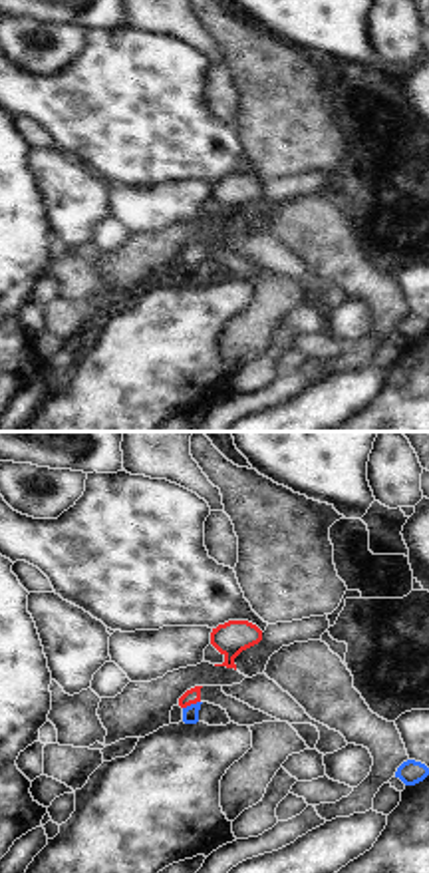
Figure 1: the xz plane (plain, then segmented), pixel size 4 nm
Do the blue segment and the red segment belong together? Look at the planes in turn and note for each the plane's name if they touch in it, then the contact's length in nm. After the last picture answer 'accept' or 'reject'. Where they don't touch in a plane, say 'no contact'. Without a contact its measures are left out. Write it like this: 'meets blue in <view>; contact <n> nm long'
meets blue in xz; contact 80 nm long

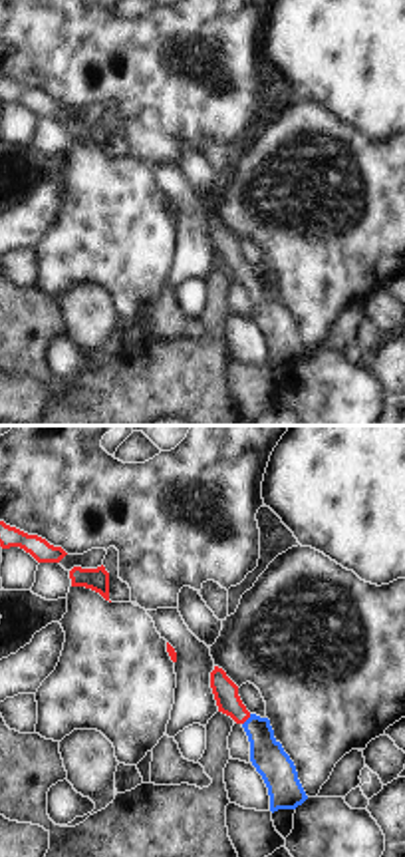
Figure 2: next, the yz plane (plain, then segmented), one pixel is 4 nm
meets blue in yz; contact 60 nm long

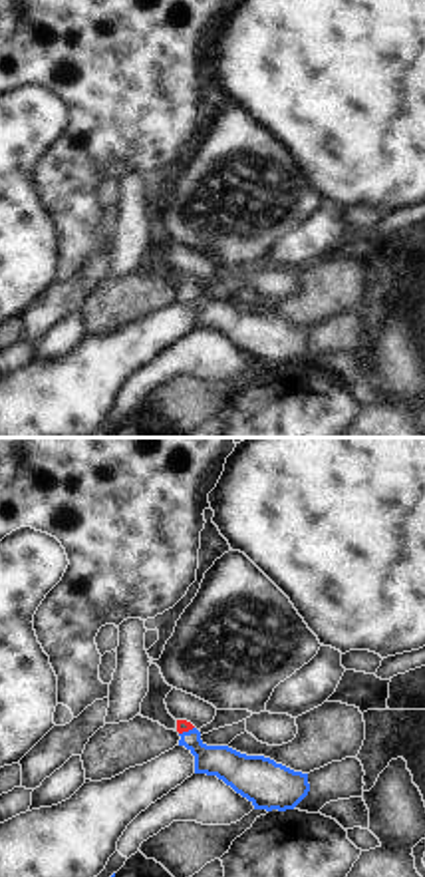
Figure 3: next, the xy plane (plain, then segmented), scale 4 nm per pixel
meets blue in xy; contact 70 nm long

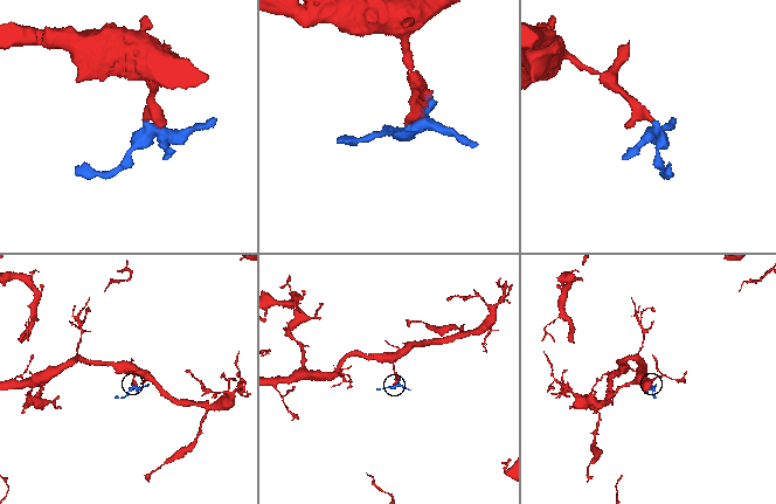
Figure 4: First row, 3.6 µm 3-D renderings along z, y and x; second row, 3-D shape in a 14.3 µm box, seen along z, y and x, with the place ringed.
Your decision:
accept

